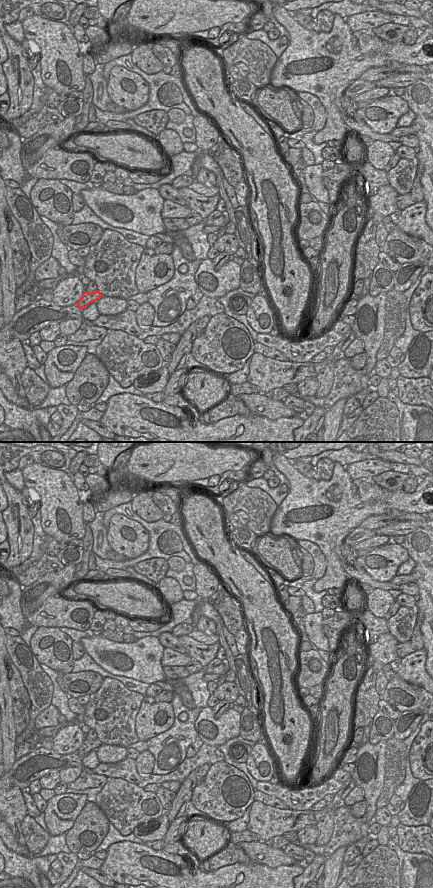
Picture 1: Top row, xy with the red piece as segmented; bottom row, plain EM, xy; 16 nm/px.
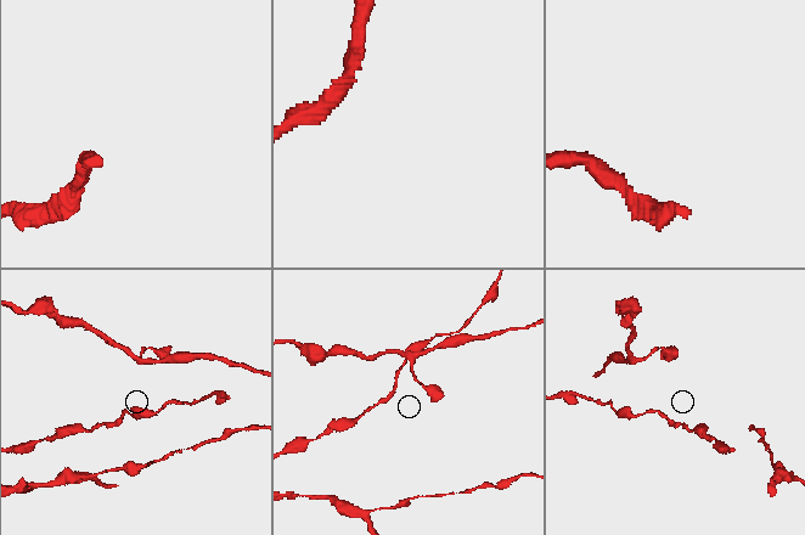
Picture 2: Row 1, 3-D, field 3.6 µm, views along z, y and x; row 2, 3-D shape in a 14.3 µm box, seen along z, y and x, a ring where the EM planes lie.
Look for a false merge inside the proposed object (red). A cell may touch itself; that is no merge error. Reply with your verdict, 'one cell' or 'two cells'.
one cell

